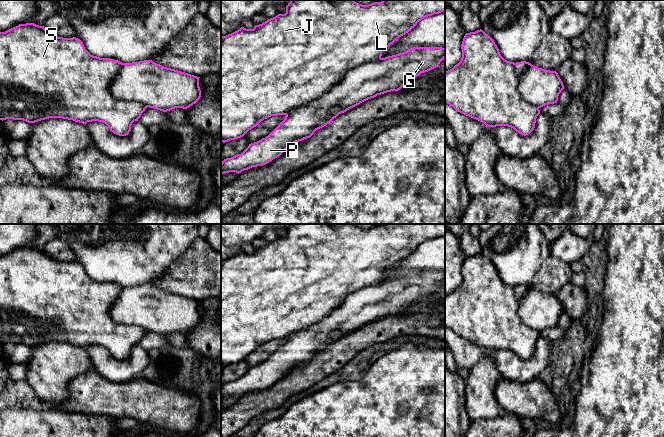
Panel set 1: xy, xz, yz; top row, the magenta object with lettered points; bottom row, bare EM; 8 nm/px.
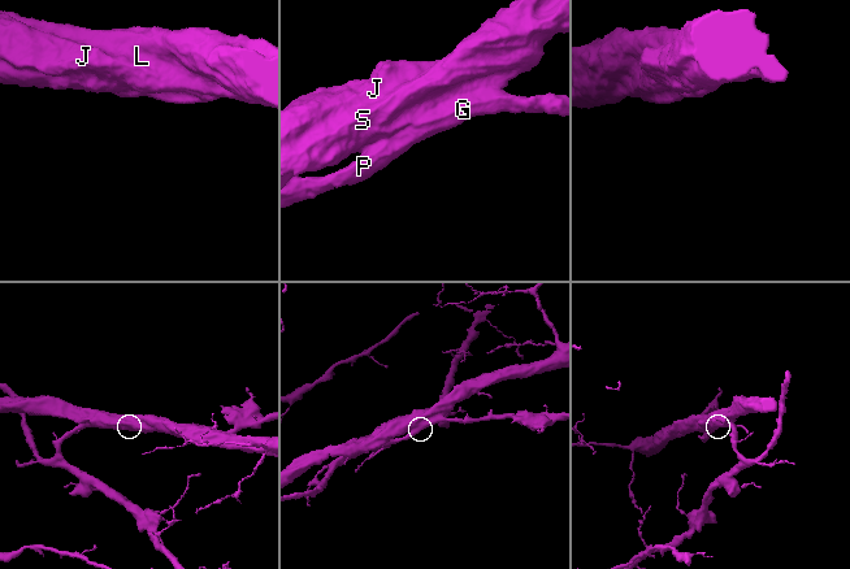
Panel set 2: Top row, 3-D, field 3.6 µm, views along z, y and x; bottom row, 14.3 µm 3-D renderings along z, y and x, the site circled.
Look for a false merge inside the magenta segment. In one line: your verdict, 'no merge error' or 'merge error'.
merge error

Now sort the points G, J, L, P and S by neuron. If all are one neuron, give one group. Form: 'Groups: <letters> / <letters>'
Groups: G P / J L S

